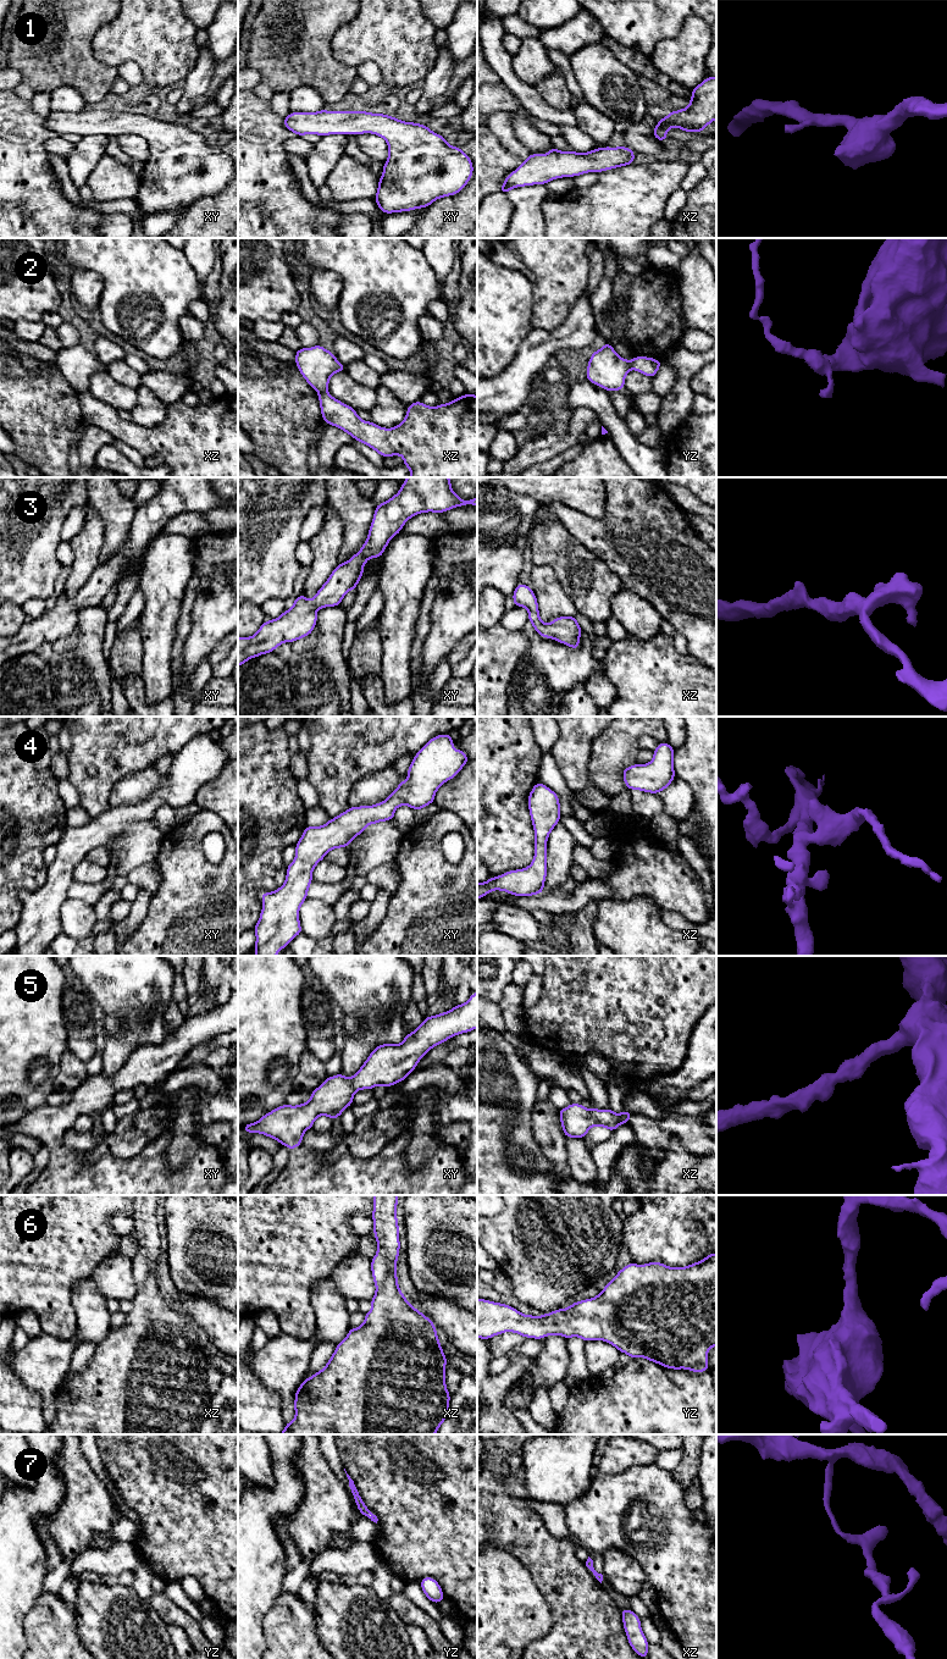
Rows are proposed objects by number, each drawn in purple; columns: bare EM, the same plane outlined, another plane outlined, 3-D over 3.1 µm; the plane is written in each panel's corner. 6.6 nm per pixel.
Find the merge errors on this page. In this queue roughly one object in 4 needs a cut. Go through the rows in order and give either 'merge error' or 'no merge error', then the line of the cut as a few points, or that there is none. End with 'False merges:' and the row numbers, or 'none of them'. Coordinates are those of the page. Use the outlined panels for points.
1: no merge error | no cut
2: merge error | xz (326, 391), (319, 393)
3: no merge error | no cut
4: no merge error | no cut
5: no merge error | no cut
6: no merge error | no cut
7: merge error | xz (587, 1564), (592, 1565)
False merges: 2, 7

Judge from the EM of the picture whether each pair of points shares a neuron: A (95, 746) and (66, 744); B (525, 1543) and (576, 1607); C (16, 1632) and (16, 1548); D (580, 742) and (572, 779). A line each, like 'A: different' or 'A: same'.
A: different
B: same
C: same
D: same

